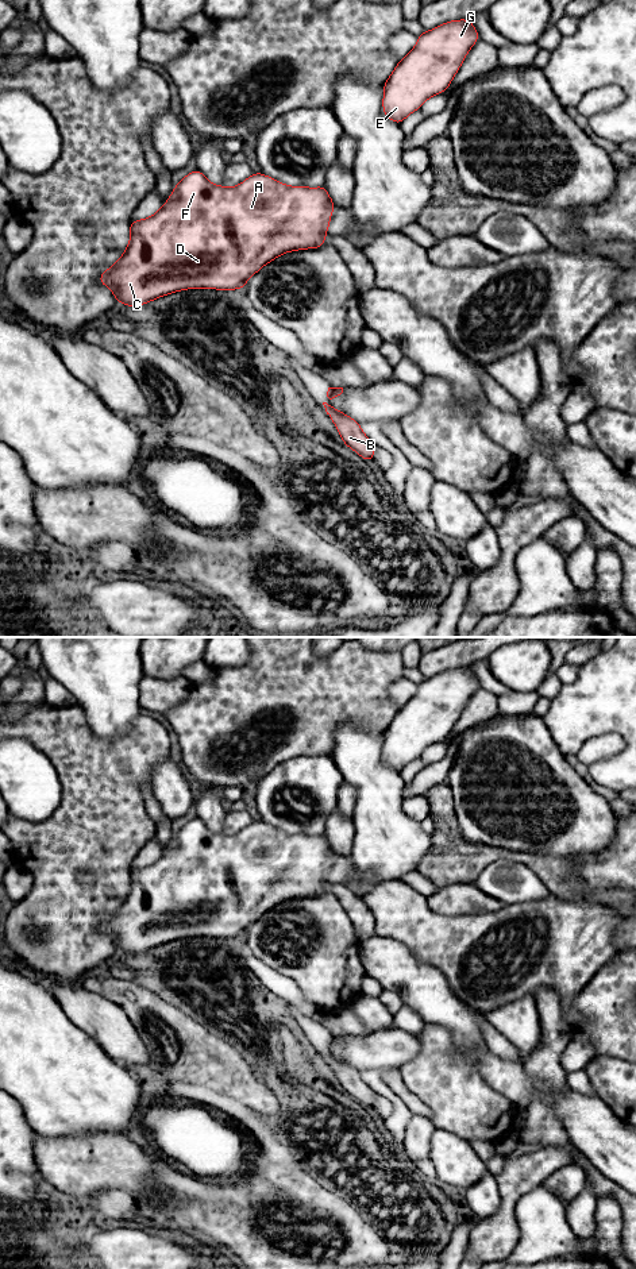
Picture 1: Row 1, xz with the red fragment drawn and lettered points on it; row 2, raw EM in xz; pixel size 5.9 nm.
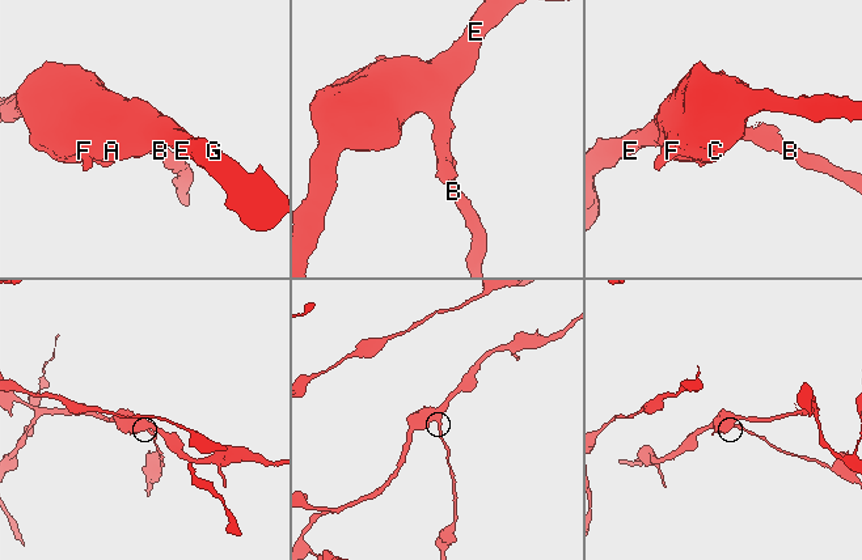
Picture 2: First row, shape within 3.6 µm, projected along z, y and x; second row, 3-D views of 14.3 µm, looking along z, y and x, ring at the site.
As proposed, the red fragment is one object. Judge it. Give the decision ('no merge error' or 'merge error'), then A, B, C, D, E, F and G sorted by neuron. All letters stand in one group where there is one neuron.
no merge error | A B C D E F G

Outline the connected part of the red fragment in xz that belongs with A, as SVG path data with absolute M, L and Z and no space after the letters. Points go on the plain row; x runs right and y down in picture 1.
M201 818L186 822L167 849L153 864L130 869L130 891L123 903L97 929L108 934L116 950L136 956L162 944L188 937L236 938L277 904L308 896L320 896L327 888L332 857L338 855L327 834L289 834L255 819L234 836L213 833Z

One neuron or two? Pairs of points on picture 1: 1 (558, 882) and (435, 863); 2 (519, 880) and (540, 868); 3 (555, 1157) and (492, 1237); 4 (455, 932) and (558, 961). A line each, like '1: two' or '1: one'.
1: one
2: two
3: one
4: one

